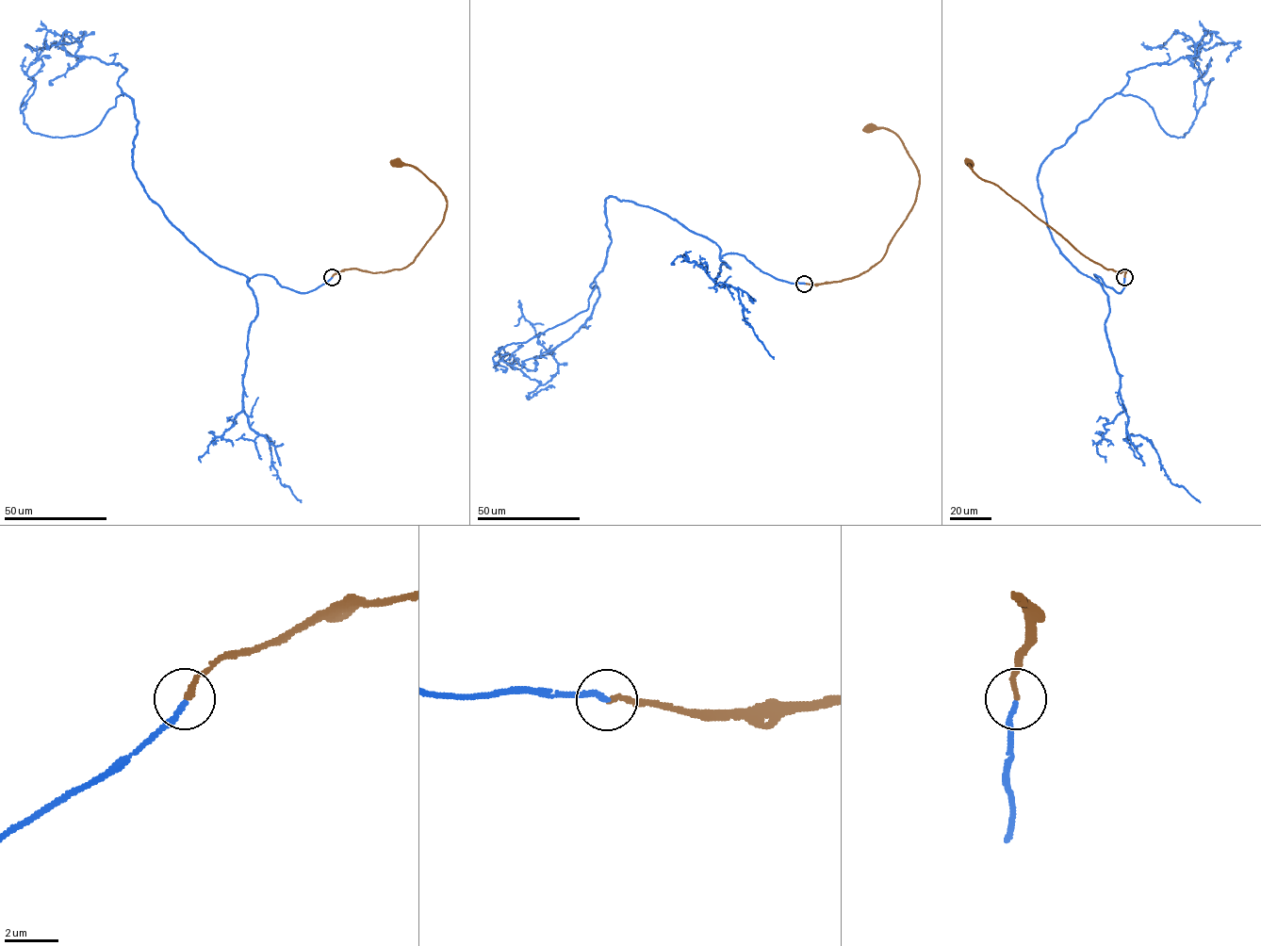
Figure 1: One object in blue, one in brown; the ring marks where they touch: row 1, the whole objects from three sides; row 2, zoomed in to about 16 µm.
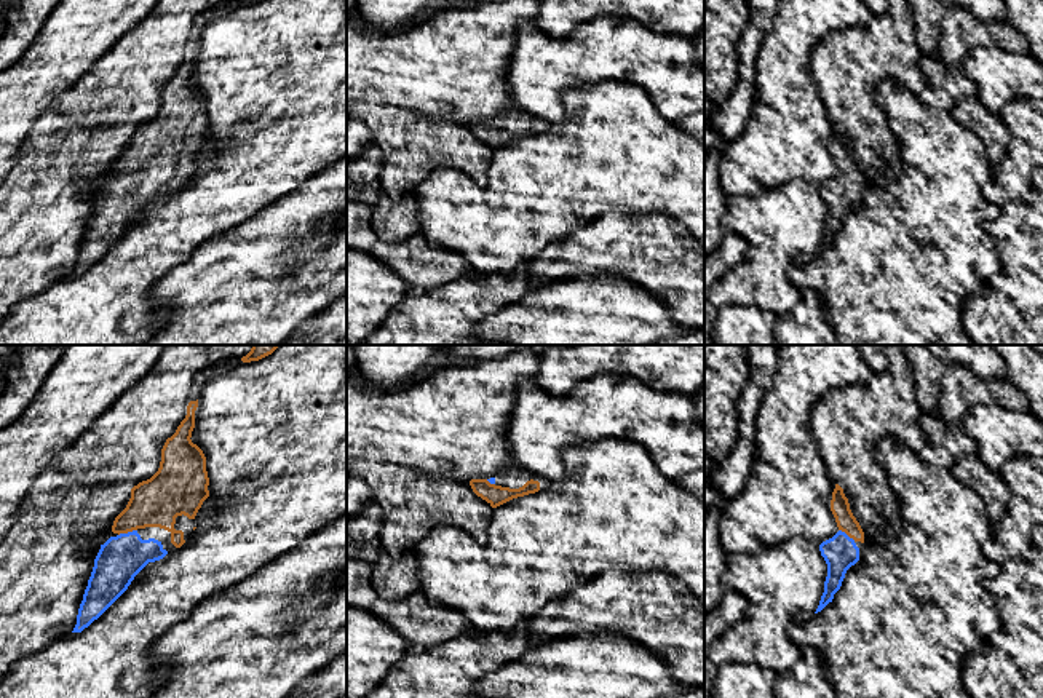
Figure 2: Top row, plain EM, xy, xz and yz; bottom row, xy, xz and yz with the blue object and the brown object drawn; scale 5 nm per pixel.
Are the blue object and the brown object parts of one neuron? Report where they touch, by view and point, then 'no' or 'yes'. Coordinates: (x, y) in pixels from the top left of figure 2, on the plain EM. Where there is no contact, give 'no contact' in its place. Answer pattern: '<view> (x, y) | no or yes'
xy (126, 176) | yes

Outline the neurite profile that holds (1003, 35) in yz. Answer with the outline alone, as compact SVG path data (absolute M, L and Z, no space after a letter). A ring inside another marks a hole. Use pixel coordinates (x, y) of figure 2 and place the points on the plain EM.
M947 6L938 45L941 61L962 65L970 51L992 45L1005 51L1027 53L1025 37L1008 21L982 22L966 8Z

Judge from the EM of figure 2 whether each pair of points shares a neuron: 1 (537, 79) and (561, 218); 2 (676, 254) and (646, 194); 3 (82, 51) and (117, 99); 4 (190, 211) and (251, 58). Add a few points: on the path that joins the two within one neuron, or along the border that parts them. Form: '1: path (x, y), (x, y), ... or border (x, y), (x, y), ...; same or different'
1: border (566, 90), (566, 117), (551, 125); different
2: border (617, 213), (663, 213), (674, 218), (687, 230); different
3: border (118, 39), (66, 91); different
4: path (229, 173), (249, 152), (262, 96); same

